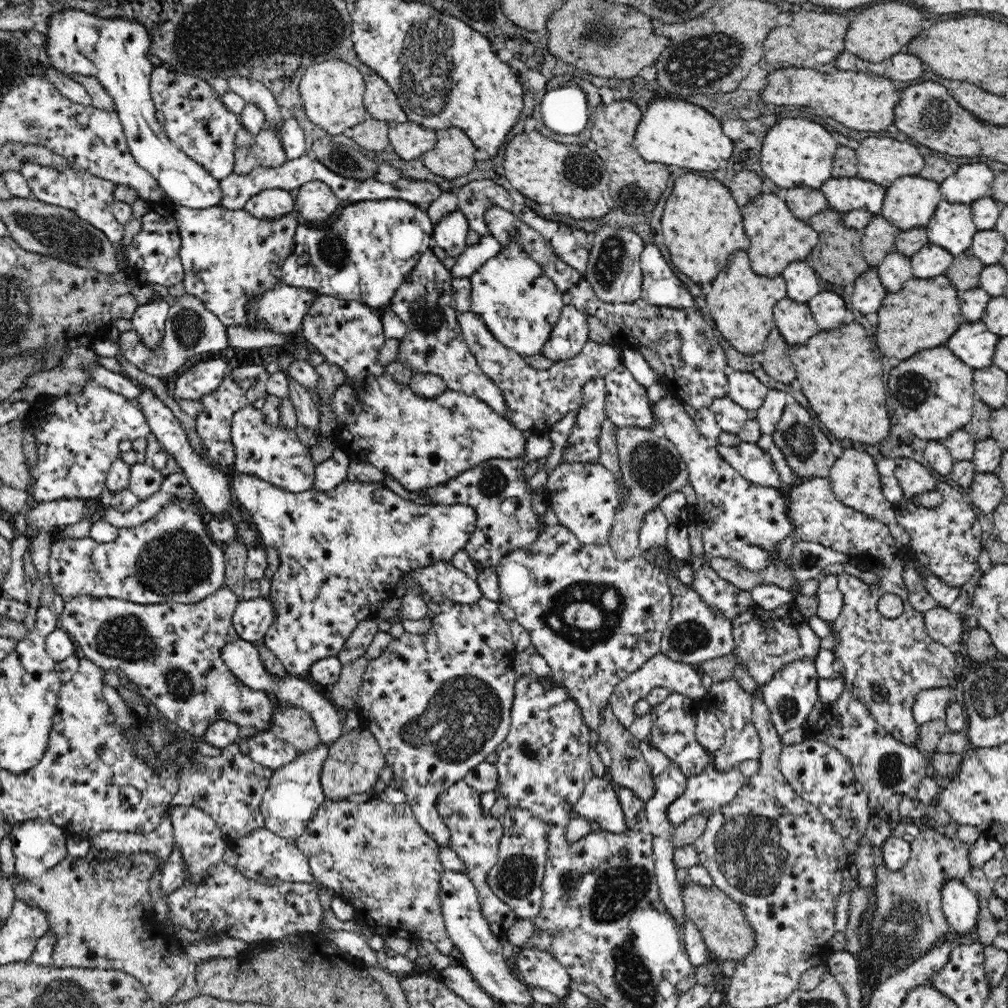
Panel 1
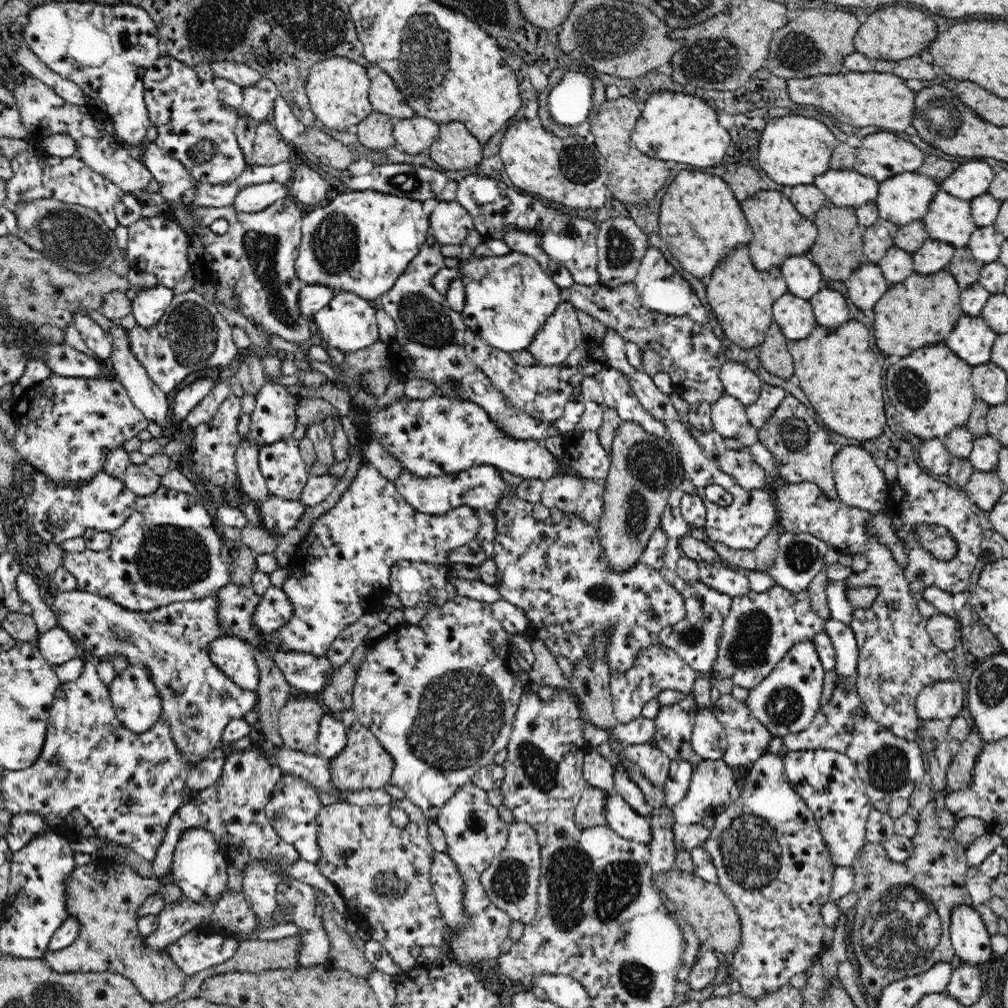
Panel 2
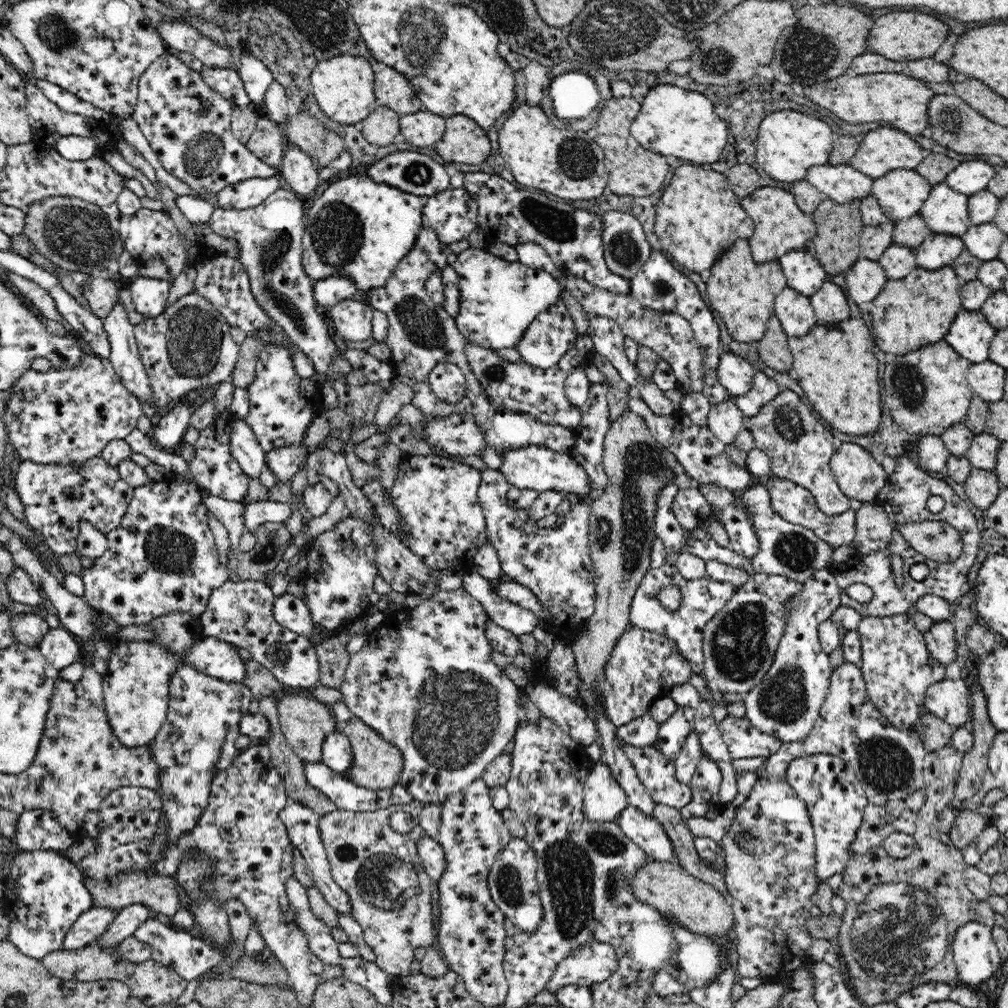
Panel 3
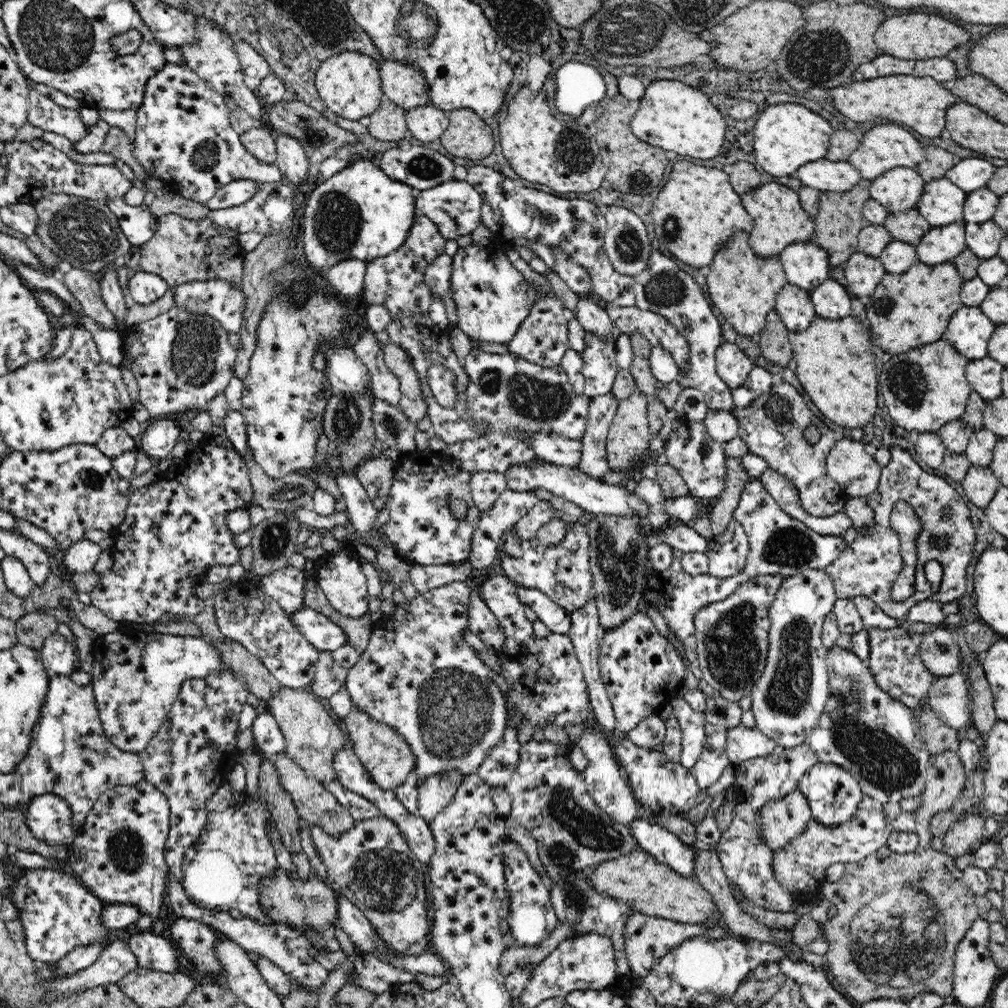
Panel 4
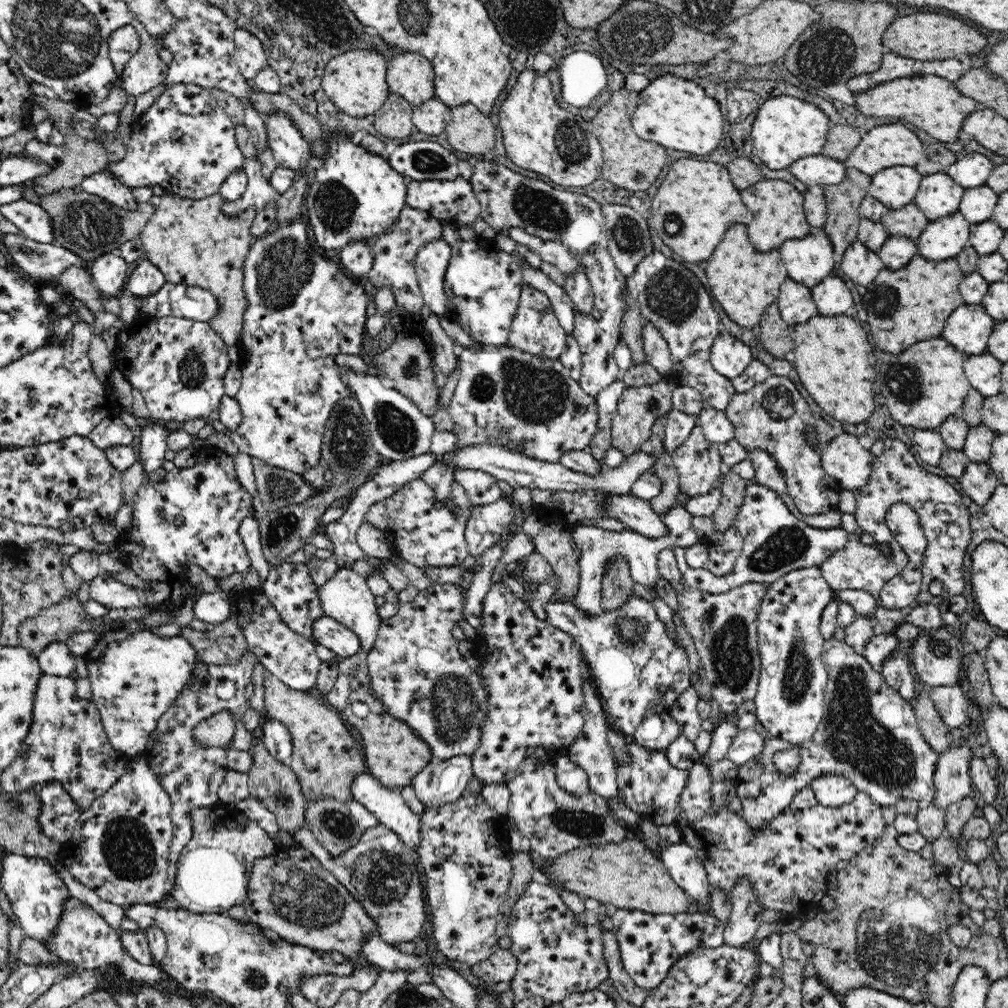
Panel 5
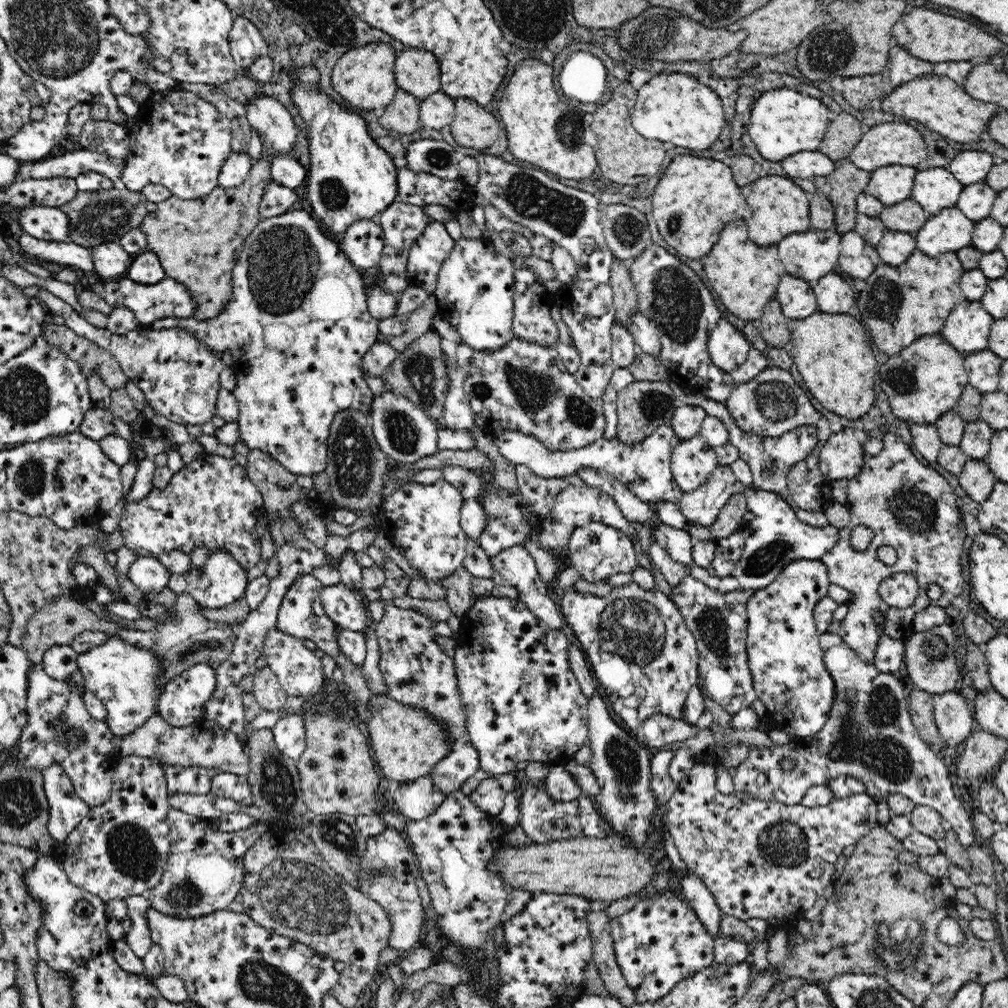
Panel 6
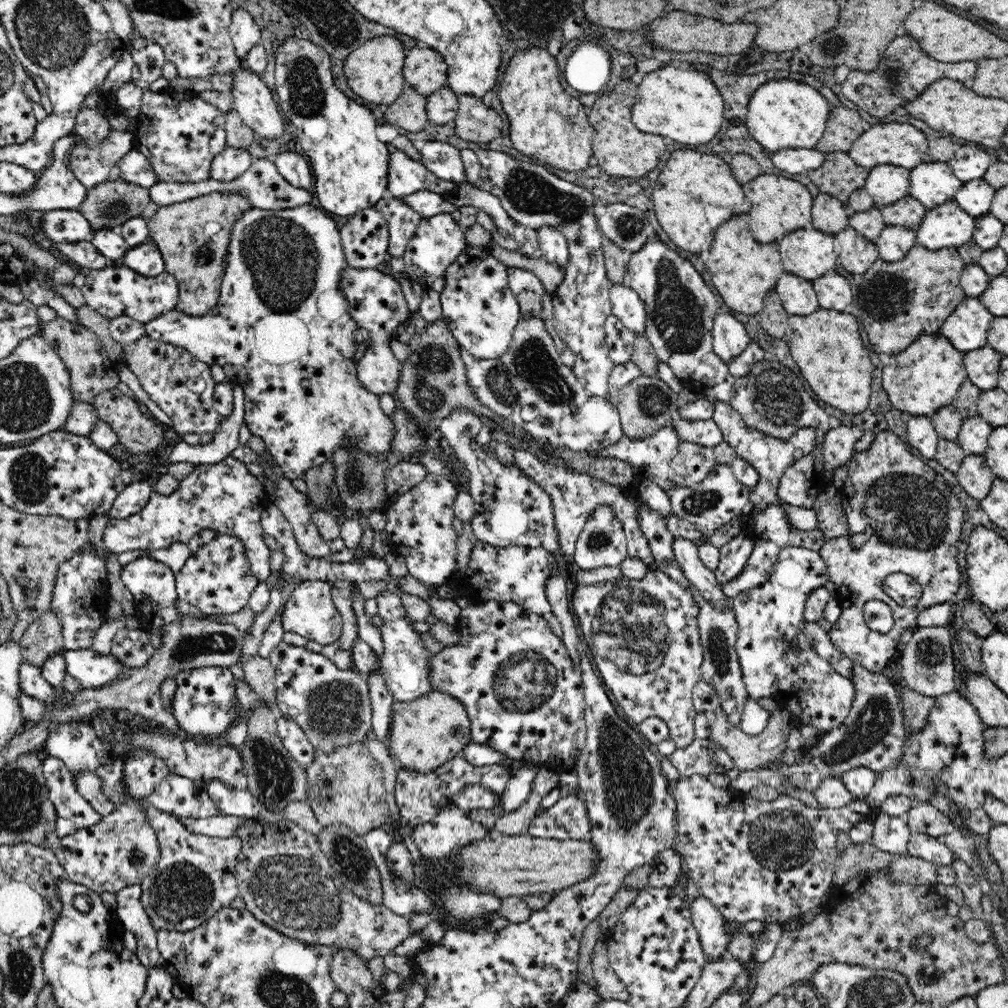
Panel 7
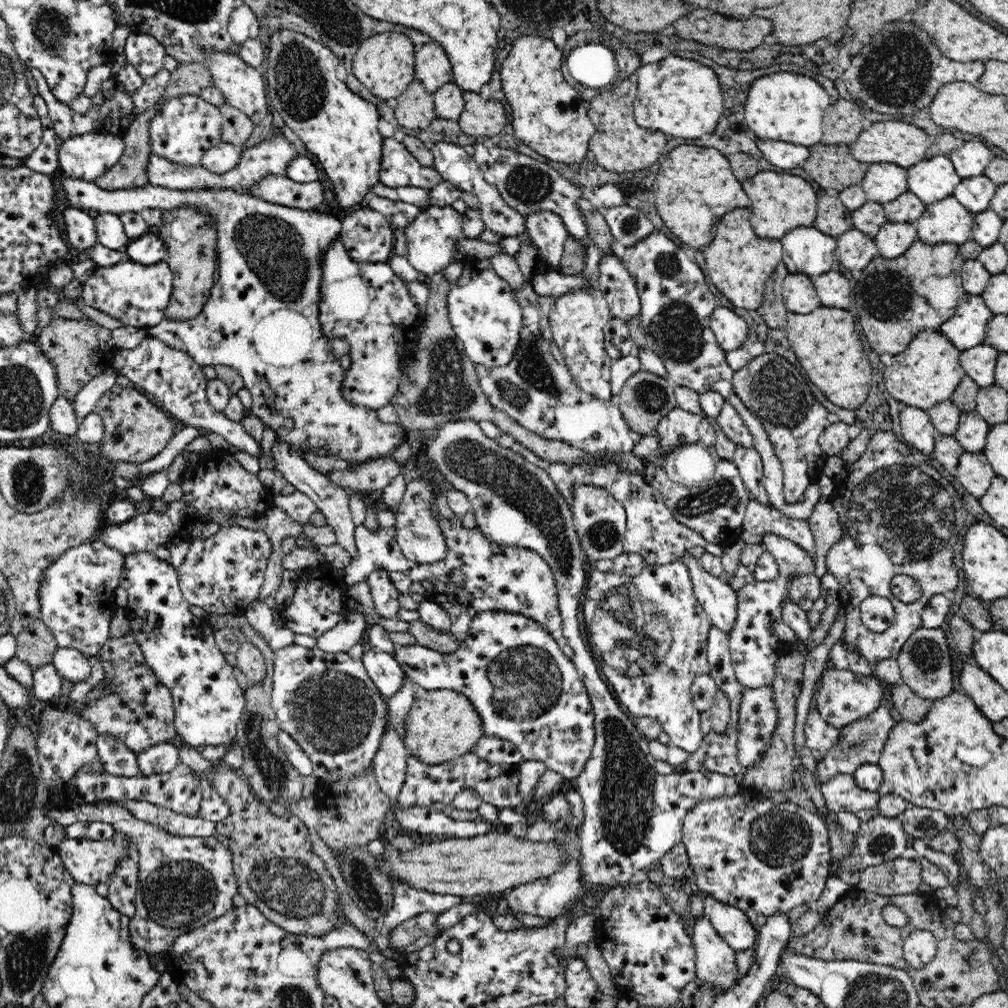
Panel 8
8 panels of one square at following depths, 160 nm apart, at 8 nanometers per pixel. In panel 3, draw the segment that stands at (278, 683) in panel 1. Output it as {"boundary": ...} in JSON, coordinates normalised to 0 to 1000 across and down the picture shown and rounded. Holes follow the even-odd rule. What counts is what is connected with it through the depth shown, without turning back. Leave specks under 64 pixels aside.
{"boundary":[[[204,630],[193,635],[182,657],[224,677],[242,679],[245,672],[244,657],[236,649],[234,641]],[[332,723],[331,726],[323,728],[318,745],[319,755],[323,760],[340,769],[345,768],[349,760],[349,739],[339,725]]]}

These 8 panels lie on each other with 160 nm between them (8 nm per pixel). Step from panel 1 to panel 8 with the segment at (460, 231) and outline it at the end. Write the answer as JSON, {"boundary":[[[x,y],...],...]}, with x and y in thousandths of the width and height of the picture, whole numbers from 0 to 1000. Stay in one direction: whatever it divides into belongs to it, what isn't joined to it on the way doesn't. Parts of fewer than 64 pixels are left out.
{"boundary":[[[380,138],[378,164],[376,181],[387,187],[412,185],[428,188],[440,180],[431,165],[419,165],[393,138]]]}

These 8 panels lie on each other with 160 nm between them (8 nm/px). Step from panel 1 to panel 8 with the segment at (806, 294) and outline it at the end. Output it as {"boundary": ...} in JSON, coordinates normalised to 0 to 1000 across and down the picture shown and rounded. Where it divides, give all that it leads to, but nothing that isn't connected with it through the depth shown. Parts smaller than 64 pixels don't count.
{"boundary":[[[808,224],[789,226],[776,236],[775,241],[778,244],[775,260],[786,272],[808,275],[829,267],[829,237]]]}

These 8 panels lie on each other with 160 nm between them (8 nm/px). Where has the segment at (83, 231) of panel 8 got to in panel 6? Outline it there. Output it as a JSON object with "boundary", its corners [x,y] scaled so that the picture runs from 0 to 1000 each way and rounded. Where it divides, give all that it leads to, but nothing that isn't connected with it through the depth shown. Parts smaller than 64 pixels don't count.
{"boundary":[[[24,204],[18,206],[22,230],[45,239],[65,239],[68,219],[58,205]]]}

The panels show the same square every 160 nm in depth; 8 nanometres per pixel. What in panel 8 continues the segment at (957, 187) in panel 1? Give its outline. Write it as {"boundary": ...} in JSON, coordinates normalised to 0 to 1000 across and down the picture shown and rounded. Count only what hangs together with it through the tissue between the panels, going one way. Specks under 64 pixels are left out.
{"boundary":[[[972,140],[951,141],[949,148],[941,153],[950,175],[965,176],[977,172],[978,166],[988,155]]]}

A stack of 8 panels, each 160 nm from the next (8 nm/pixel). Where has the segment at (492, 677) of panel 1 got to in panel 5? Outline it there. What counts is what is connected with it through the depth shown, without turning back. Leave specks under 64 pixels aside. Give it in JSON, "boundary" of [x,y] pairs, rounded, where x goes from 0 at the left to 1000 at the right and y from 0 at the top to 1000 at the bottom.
{"boundary":[[[424,579],[411,595],[397,598],[389,613],[378,616],[375,631],[364,646],[368,688],[381,699],[383,706],[405,719],[427,741],[430,755],[456,749],[467,752],[476,740],[477,720],[485,703],[486,688],[470,656],[456,648],[454,636],[448,630],[448,624],[460,615],[460,598],[460,584],[456,580]]]}

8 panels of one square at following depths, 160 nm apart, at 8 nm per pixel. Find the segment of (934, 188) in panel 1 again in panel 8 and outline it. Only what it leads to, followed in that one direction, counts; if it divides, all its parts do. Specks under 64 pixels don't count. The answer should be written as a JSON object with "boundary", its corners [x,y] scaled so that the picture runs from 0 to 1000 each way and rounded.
{"boundary":[[[881,161],[862,164],[853,184],[861,199],[878,203],[901,189],[900,168]]]}

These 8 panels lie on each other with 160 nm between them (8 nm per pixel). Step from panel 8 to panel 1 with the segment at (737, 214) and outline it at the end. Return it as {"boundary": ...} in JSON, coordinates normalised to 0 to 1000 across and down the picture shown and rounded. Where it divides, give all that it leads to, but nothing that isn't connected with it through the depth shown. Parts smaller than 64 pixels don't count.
{"boundary":[[[732,248],[722,258],[722,264],[705,280],[705,288],[699,295],[710,326],[732,349],[747,353],[751,349],[757,349],[759,337],[769,324],[767,308],[770,301],[780,294],[777,274],[760,276],[748,272],[742,262],[742,252],[738,248]]]}

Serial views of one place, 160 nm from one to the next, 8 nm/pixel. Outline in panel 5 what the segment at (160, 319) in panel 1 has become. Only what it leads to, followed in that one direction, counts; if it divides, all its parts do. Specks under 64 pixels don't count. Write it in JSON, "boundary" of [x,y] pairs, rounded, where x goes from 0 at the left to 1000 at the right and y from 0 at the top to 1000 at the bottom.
{"boundary":[[[142,257],[130,267],[124,287],[135,296],[145,296],[157,290],[165,281],[165,275],[159,267],[147,257]]]}

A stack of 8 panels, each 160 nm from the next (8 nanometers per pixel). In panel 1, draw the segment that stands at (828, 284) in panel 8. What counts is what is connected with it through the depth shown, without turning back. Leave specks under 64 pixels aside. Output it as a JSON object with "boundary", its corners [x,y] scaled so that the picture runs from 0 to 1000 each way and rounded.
{"boundary":[[[814,288],[813,292],[807,294],[801,300],[801,303],[815,328],[831,325],[831,323],[843,317],[842,301],[839,301],[833,293],[825,289]]]}

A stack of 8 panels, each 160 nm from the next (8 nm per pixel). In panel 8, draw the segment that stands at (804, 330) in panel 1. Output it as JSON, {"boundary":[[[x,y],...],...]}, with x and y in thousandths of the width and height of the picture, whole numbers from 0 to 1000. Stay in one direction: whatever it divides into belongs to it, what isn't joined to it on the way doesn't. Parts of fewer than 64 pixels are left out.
{"boundary":[[[783,271],[777,278],[776,294],[784,311],[804,312],[814,304],[805,275]]]}

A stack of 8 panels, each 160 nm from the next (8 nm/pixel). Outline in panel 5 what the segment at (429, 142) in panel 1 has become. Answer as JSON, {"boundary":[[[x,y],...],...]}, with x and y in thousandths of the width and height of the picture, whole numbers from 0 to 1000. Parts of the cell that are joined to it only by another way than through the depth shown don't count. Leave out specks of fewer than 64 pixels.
{"boundary":[[[433,96],[411,105],[409,121],[412,129],[424,134],[437,133],[446,123],[448,117],[447,108]]]}

